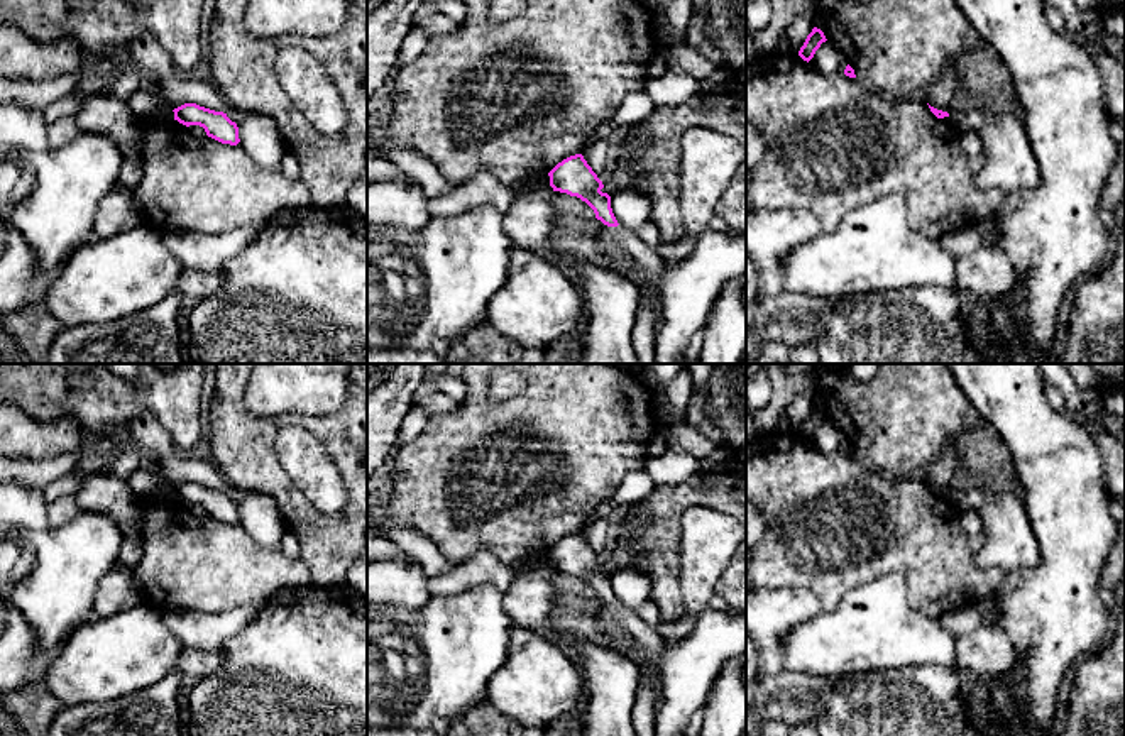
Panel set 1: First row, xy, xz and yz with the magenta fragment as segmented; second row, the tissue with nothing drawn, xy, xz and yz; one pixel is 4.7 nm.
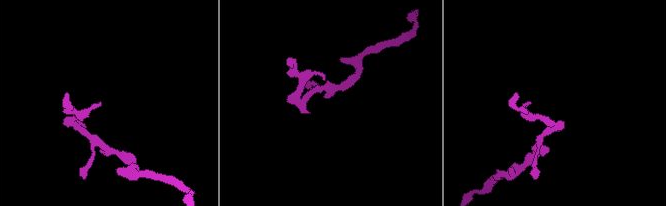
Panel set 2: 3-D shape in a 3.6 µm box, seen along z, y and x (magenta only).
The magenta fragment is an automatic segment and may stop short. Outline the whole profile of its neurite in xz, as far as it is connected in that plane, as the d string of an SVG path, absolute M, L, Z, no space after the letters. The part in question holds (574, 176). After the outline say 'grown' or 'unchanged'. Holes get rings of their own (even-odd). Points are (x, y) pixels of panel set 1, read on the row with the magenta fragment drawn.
M582 154L558 162L550 173L553 191L585 201L612 240L629 254L660 306L655 364L683 364L690 338L705 325L724 284L746 276L746 232L704 230L682 261L661 259L639 235L624 230L602 193L602 181Z; grown

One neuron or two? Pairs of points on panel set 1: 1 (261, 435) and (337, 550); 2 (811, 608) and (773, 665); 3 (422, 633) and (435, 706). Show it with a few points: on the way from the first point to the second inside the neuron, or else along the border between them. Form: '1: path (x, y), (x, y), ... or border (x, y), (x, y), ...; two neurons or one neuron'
1: path (261, 464), (261, 469), (308, 521); one neuron
2: path (794, 613), (773, 633), (773, 648); one neuron
3: path (427, 652), (428, 687); one neuron

